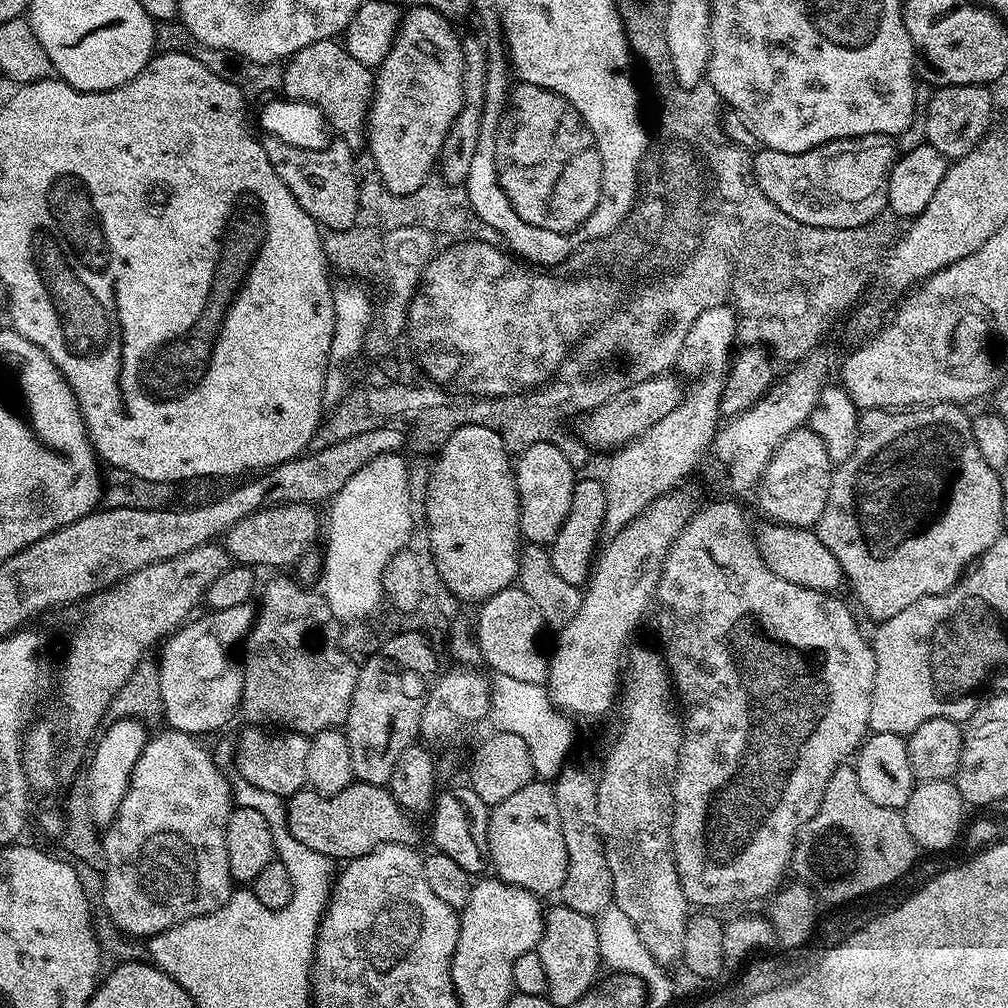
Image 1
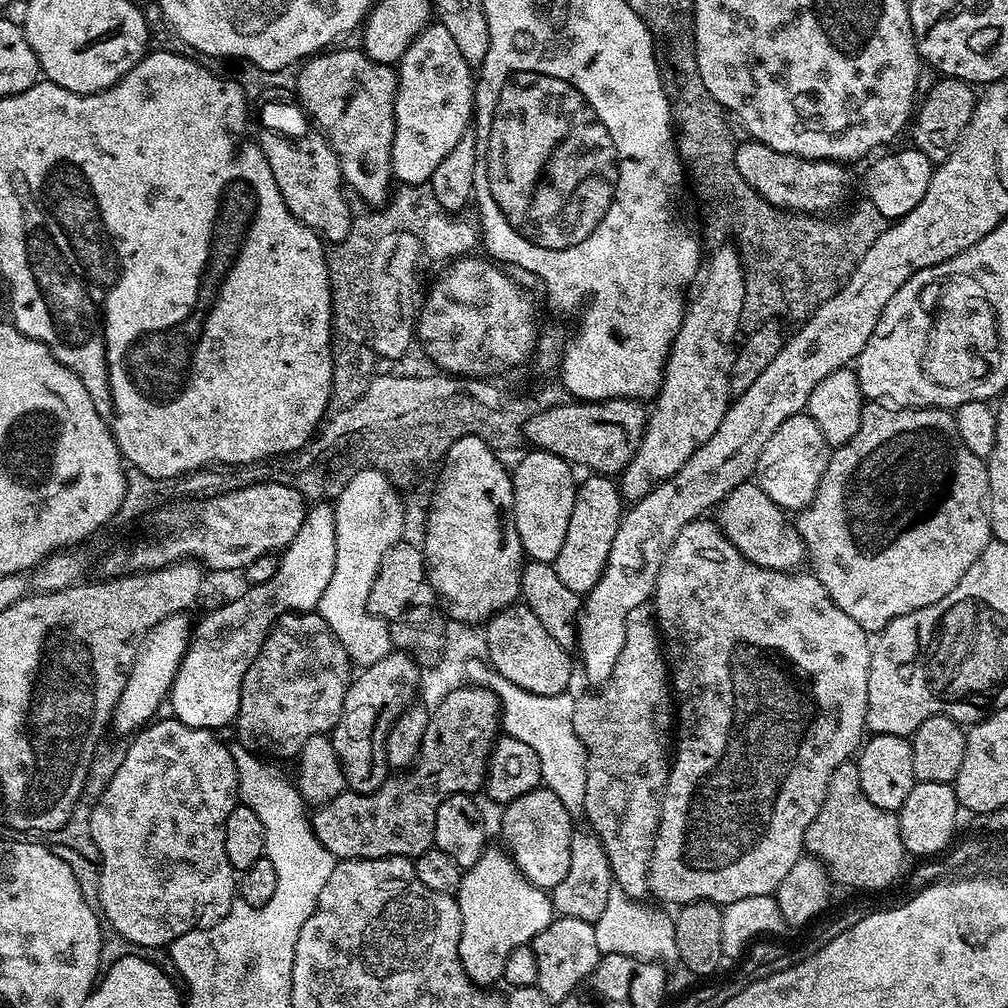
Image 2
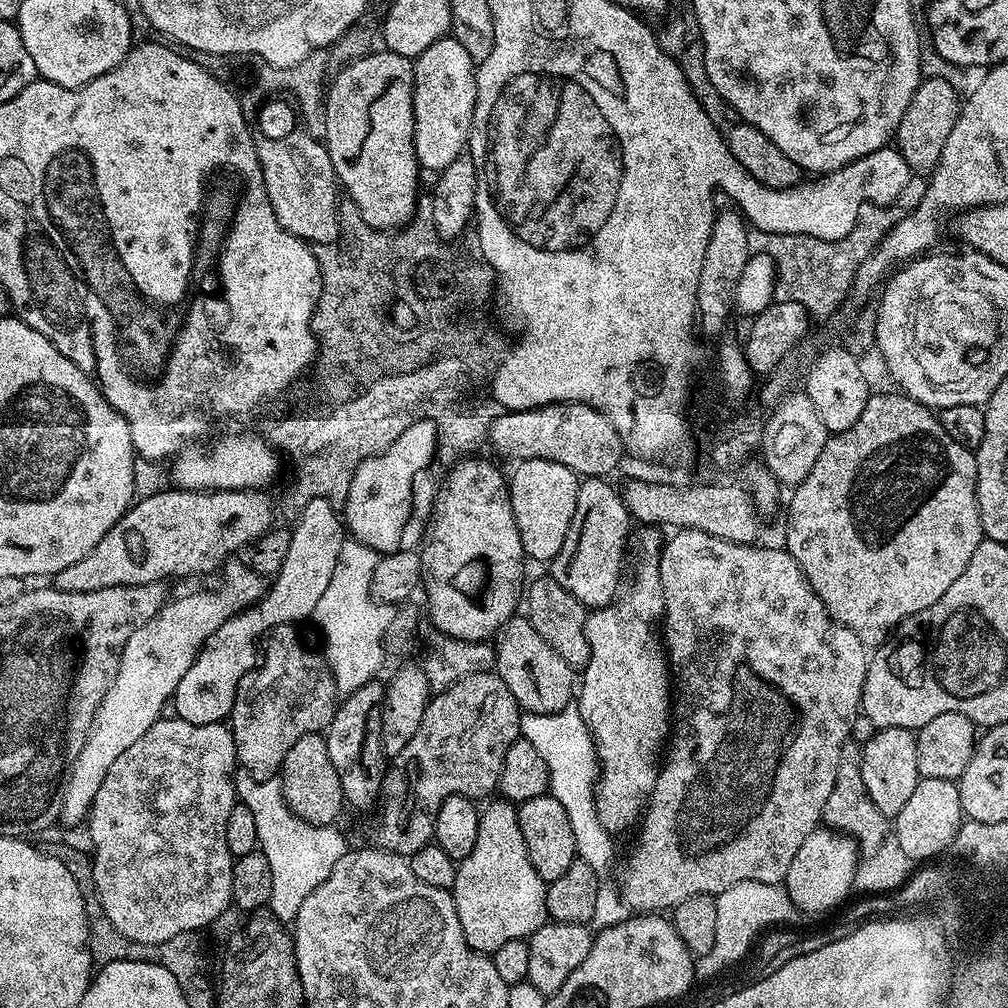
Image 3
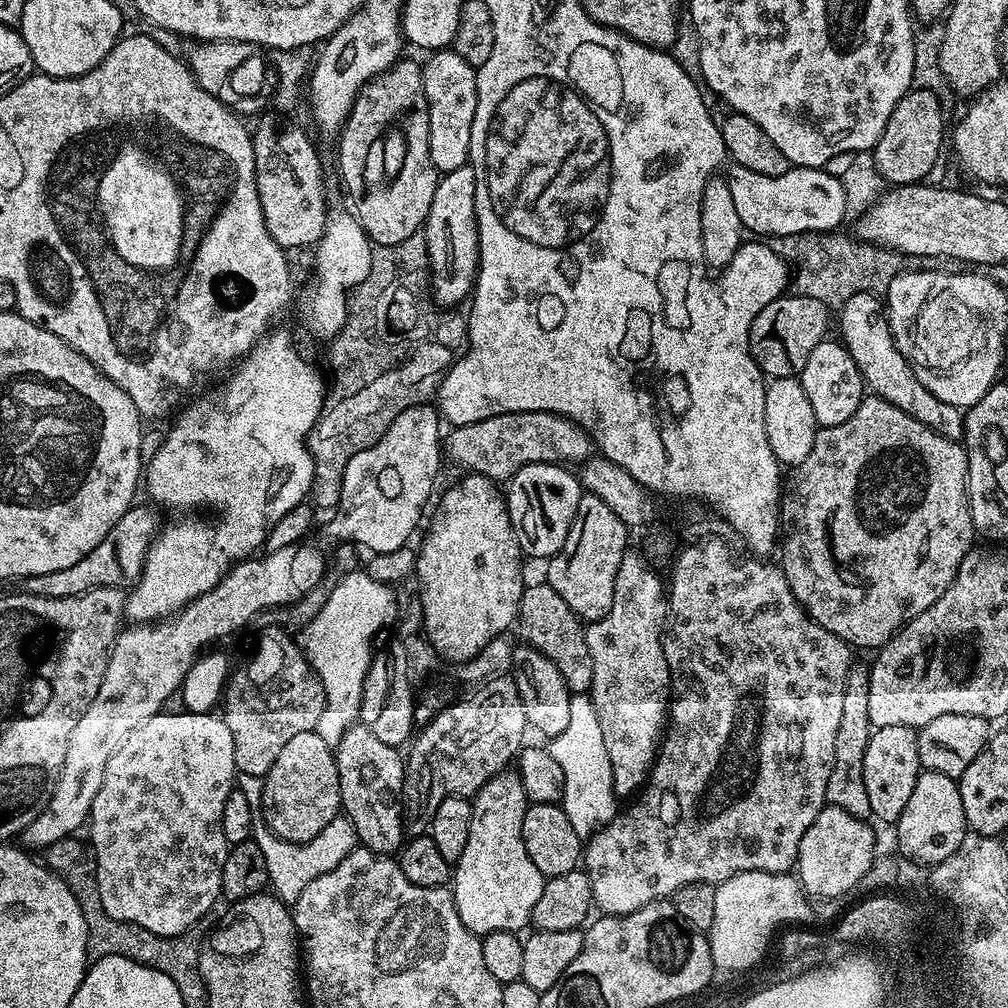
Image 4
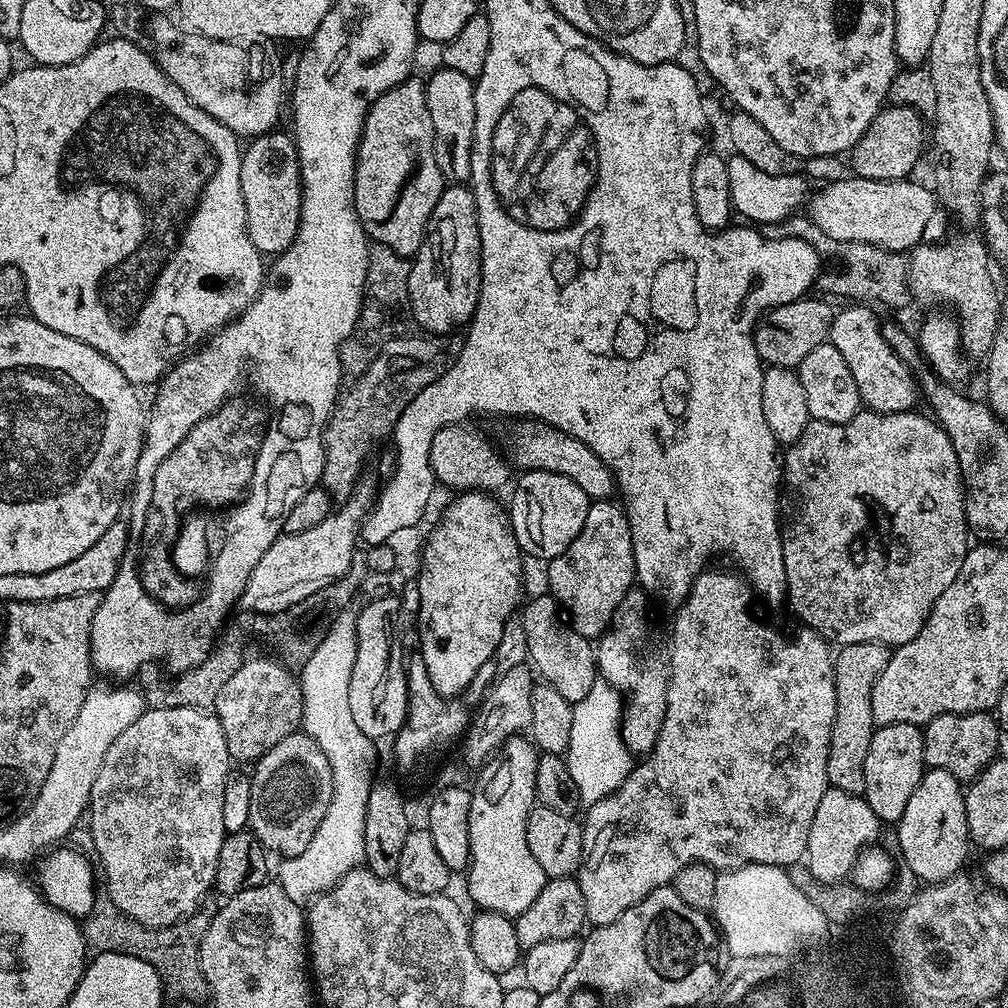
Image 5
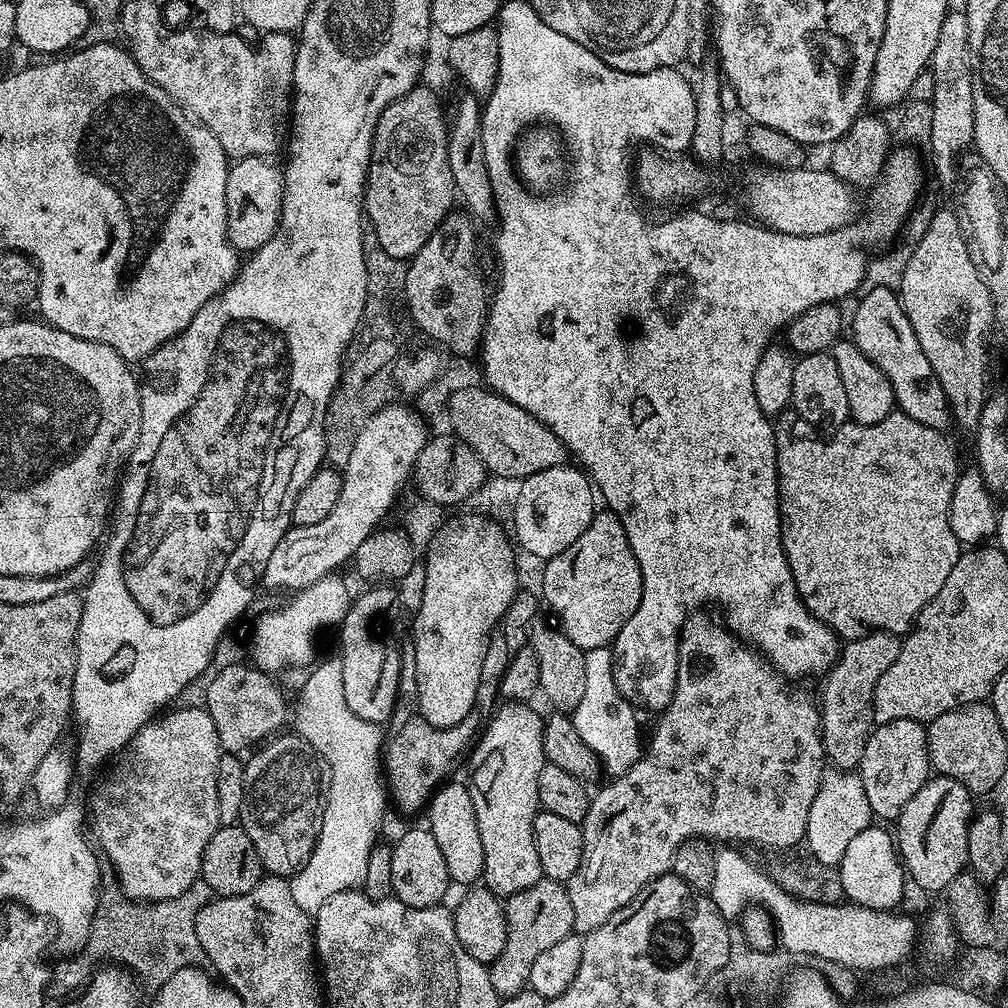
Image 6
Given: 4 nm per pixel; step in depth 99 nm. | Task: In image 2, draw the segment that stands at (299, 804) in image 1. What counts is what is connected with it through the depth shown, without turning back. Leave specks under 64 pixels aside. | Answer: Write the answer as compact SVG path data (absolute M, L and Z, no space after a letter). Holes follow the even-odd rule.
M463 686L454 690L446 695L440 706L430 712L420 754L407 771L393 775L385 780L381 788L367 794L346 790L329 804L317 807L311 813L312 829L318 842L322 842L322 846L326 846L326 850L330 850L337 861L421 856L427 848L433 847L434 818L440 803L447 796L459 792L476 794L476 791L479 793L483 789L484 777L488 774L488 755L492 753L492 745L496 743L500 731L500 700L490 689Z

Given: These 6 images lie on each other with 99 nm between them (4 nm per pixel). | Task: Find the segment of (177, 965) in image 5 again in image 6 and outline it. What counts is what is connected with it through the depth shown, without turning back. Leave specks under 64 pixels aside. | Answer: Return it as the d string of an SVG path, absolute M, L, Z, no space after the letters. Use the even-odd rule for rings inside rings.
M107 862L100 865L100 883L103 891L96 901L96 913L92 919L88 941L77 955L81 956L73 964L66 965L61 976L59 973L55 977L50 988L53 997L56 995L68 998L77 990L83 989L92 979L94 969L105 962L131 970L137 981L143 984L144 980L149 990L155 990L170 982L170 978L174 978L178 970L197 967L205 959L198 942L196 919L201 910L214 899L214 894L204 880L195 880L190 890L186 890L178 898L163 900L157 904L128 899L116 883L116 869Z

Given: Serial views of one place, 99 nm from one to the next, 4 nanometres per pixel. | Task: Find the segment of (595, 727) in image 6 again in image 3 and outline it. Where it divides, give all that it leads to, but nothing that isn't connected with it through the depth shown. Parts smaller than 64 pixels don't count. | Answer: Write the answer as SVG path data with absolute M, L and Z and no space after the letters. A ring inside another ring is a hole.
M576 702L568 704L554 714L534 714L530 712L521 715L520 736L526 742L530 742L530 746L534 746L534 750L538 750L538 755L546 761L550 795L558 798L558 802L562 802L562 810L566 810L566 818L570 818L570 830L574 833L574 846L576 847L577 857L586 866L593 868L599 880L600 889L594 906L594 918L592 919L591 927L596 932L601 932L610 926L618 926L622 921L628 919L630 909L627 902L624 901L624 897L620 894L617 877L613 875L614 864L612 868L612 862L616 854L616 848L612 845L612 842L614 842L613 835L603 829L601 822L598 820L598 814L595 813L595 786L598 773L595 743L592 741L581 714L579 714L578 704Z

